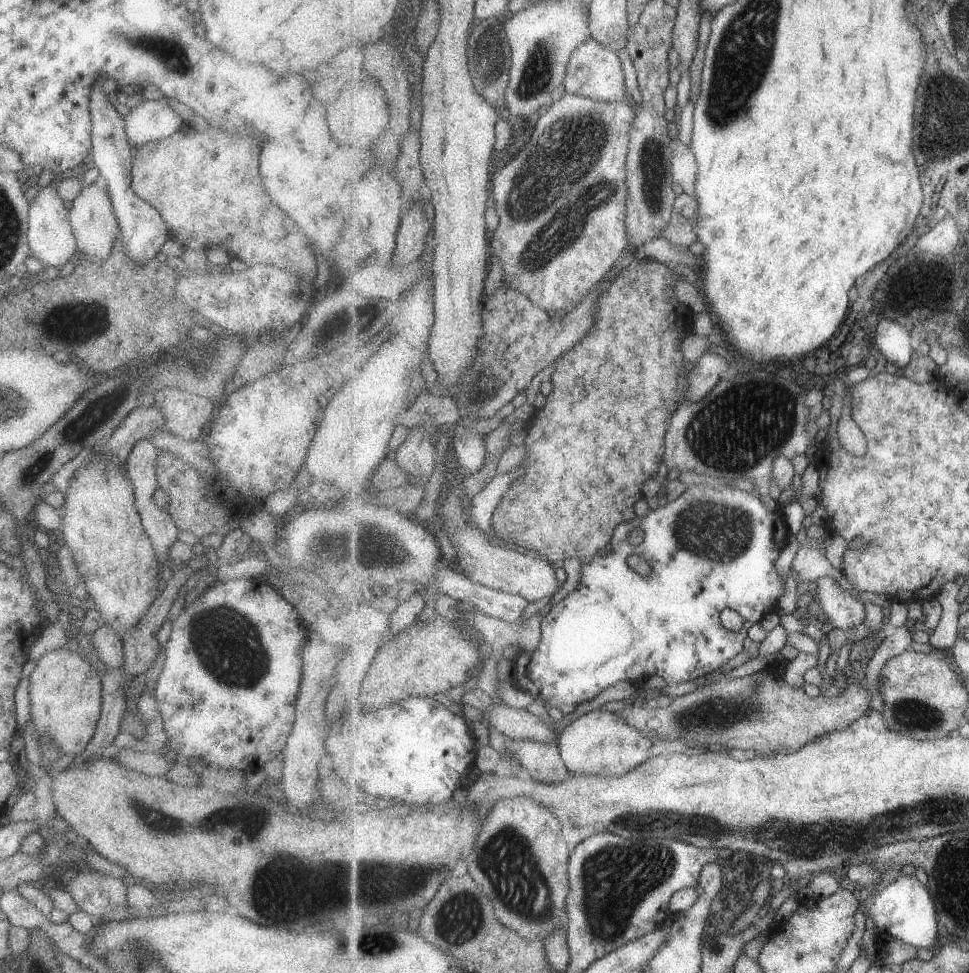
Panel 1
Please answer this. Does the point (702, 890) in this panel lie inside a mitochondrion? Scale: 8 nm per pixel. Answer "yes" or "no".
no

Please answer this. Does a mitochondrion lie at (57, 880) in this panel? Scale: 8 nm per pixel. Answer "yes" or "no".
no

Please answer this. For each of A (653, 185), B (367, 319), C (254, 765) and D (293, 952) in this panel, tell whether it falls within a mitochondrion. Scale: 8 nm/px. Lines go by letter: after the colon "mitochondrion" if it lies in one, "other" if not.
A: mitochondrion
B: mitochondrion
C: other
D: other

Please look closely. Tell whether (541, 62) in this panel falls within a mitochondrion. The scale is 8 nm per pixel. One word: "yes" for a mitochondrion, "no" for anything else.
yes

